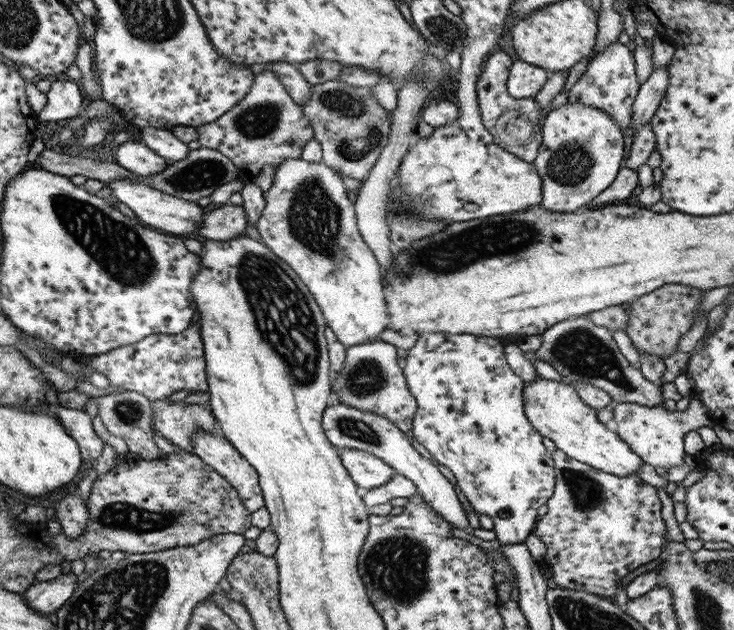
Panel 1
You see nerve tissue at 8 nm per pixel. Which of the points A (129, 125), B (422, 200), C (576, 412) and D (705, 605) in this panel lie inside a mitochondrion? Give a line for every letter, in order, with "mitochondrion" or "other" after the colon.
A: other
B: mitochondrion
C: other
D: mitochondrion

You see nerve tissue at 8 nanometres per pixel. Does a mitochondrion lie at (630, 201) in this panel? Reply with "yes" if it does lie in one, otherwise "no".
no

